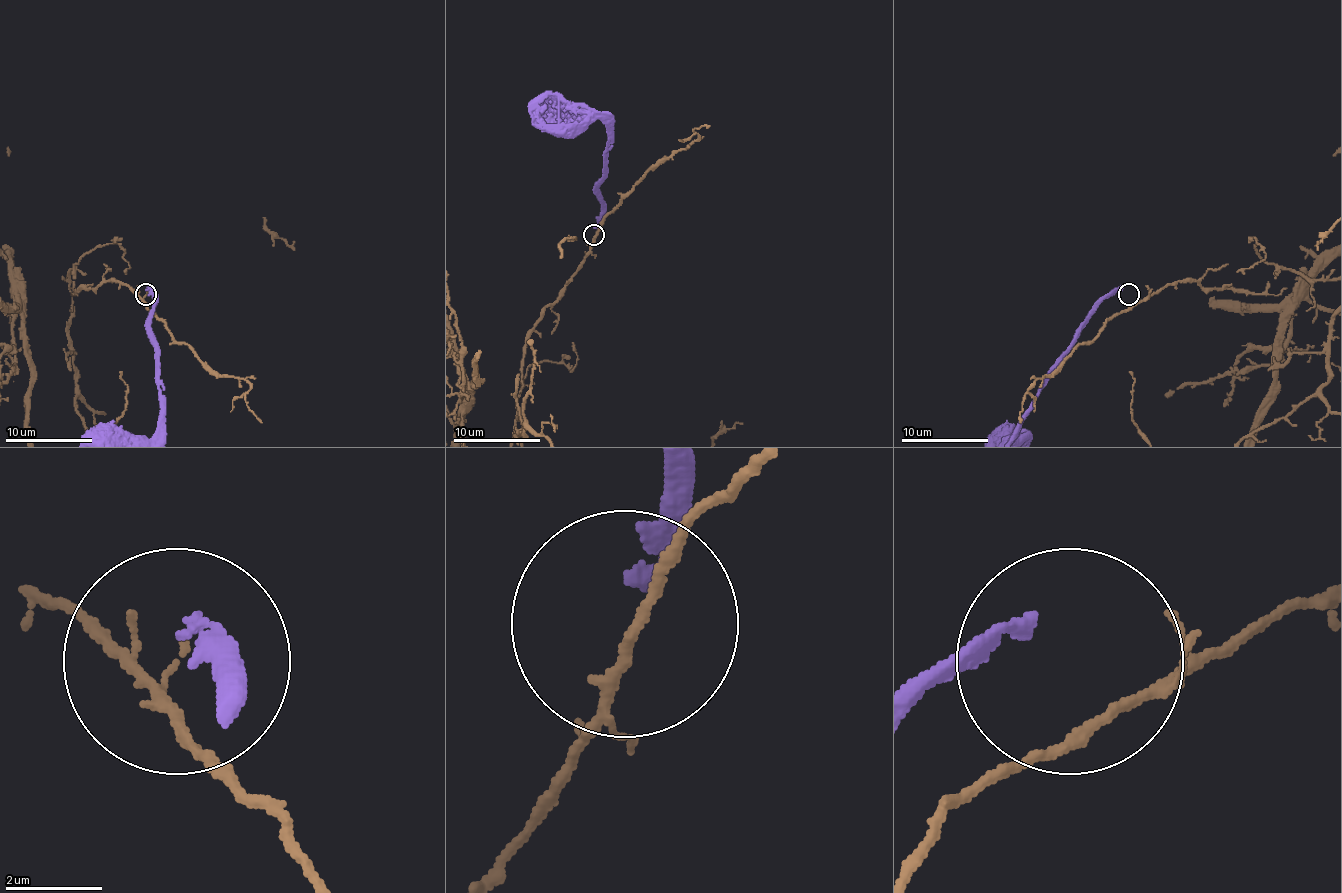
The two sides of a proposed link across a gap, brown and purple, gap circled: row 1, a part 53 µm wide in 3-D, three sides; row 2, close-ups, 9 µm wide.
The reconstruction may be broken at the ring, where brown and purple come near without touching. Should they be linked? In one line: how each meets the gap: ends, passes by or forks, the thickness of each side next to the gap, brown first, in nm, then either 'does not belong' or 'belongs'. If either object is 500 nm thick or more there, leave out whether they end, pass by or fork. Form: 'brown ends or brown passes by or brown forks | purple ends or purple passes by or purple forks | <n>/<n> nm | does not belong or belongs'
brown passes by | purple ends | 240/240 nm | does not belong

